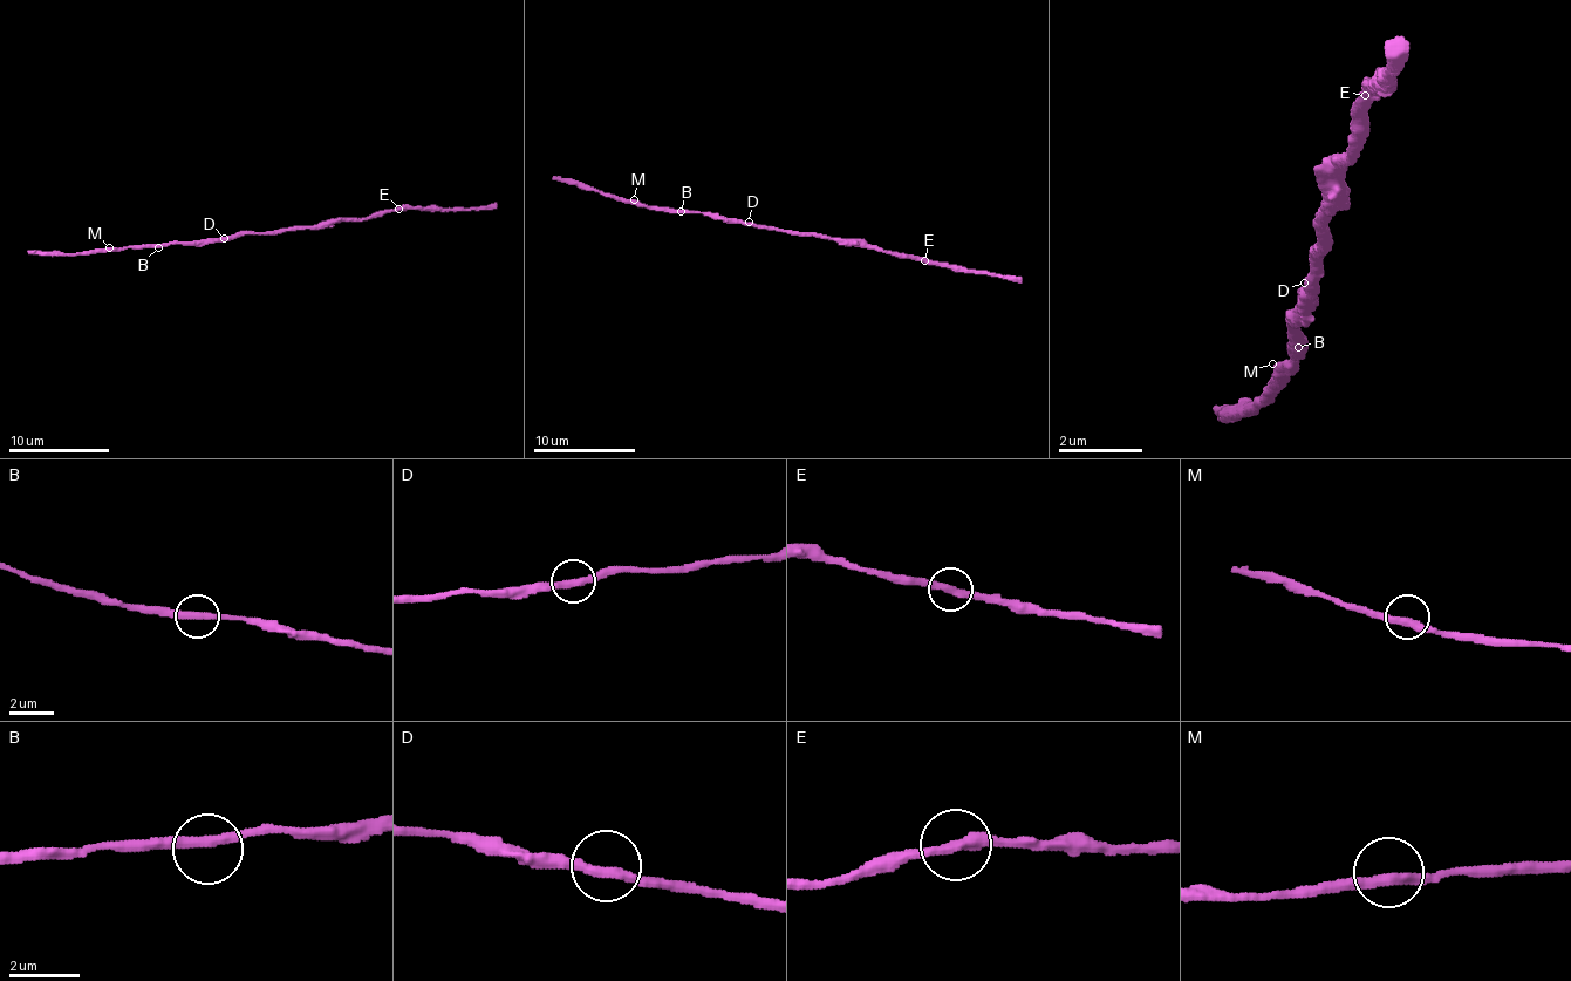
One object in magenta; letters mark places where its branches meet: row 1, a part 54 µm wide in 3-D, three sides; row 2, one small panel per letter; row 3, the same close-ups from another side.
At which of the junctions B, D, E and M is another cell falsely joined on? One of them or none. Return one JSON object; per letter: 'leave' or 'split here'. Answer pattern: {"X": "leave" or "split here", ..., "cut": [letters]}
{"B": "leave", "D": "leave", "E": "leave", "M": "leave", "cut": []}

